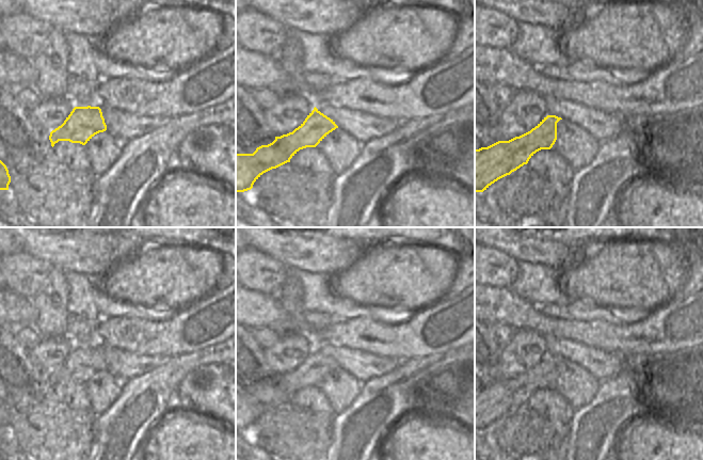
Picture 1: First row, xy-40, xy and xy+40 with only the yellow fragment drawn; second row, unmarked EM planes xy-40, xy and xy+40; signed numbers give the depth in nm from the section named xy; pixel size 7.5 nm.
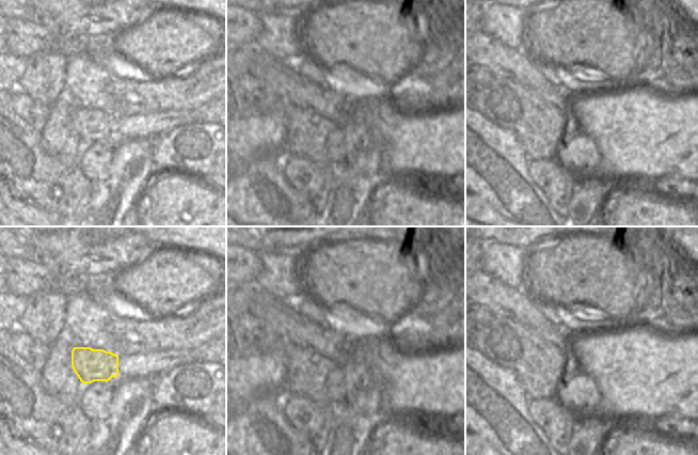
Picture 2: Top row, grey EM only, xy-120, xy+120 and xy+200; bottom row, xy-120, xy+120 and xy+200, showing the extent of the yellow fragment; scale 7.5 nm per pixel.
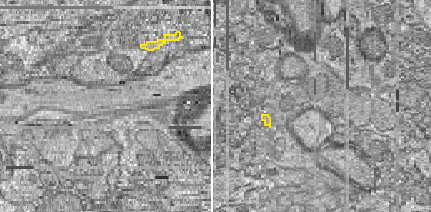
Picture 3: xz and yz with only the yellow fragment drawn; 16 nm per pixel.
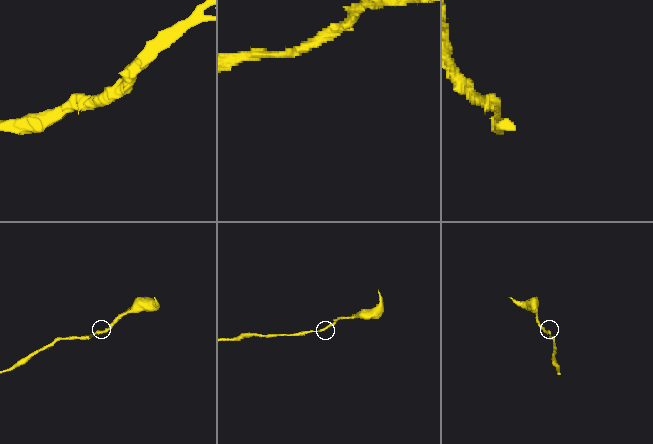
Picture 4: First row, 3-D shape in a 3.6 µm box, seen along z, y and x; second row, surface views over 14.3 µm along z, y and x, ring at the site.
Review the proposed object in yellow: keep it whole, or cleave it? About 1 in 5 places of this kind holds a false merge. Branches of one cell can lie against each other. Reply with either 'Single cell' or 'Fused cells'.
Single cell

